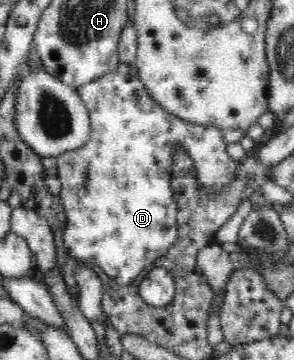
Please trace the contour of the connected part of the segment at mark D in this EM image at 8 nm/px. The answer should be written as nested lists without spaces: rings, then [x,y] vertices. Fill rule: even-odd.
[[[118,62],[118,68],[108,75],[104,76],[98,81],[90,82],[88,85],[84,85],[78,88],[79,98],[81,98],[82,103],[85,104],[87,108],[88,115],[90,117],[90,138],[89,142],[85,147],[78,148],[76,151],[67,153],[66,155],[61,155],[57,159],[57,178],[62,183],[59,197],[61,198],[61,203],[65,206],[66,211],[66,227],[63,230],[63,248],[67,252],[67,256],[76,260],[76,263],[94,264],[94,266],[100,266],[102,270],[115,282],[125,286],[132,283],[132,280],[152,262],[162,259],[162,256],[166,255],[166,252],[170,251],[170,248],[177,242],[178,238],[178,225],[177,225],[177,206],[174,200],[174,195],[171,187],[171,170],[173,167],[172,153],[174,147],[184,147],[186,153],[190,155],[192,161],[195,164],[195,174],[196,181],[201,183],[204,187],[210,187],[210,191],[219,192],[222,188],[225,188],[232,182],[237,176],[237,162],[231,157],[228,157],[226,153],[226,143],[222,137],[222,132],[219,128],[213,127],[202,127],[199,124],[189,124],[189,122],[183,122],[177,118],[177,116],[171,116],[169,112],[163,110],[161,106],[151,96],[149,92],[146,91],[146,87],[140,77],[138,77],[138,69],[136,69],[135,64],[122,64]]]

